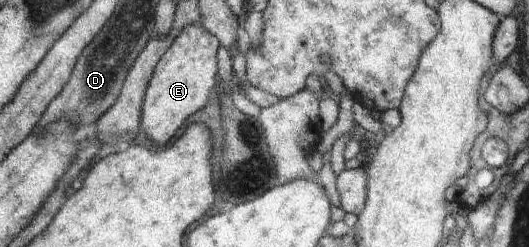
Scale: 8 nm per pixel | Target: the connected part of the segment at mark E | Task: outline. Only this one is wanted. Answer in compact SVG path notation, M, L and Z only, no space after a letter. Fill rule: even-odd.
M201 22L189 24L158 62L141 106L141 130L156 146L168 144L184 120L208 104L208 90L216 84L216 37Z

